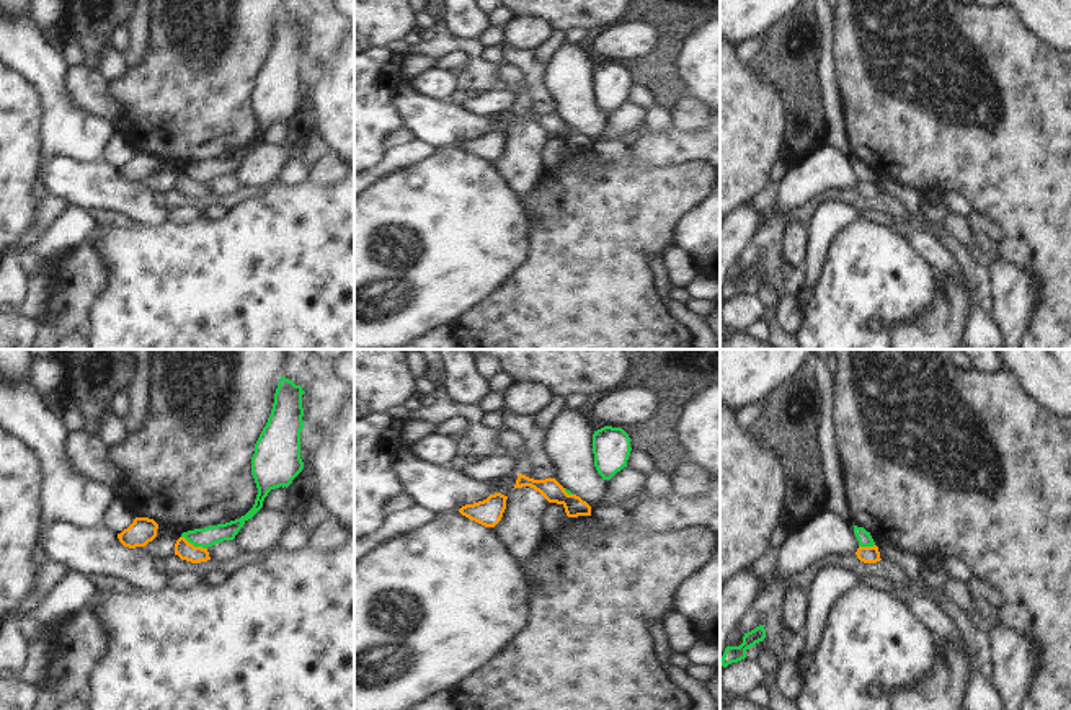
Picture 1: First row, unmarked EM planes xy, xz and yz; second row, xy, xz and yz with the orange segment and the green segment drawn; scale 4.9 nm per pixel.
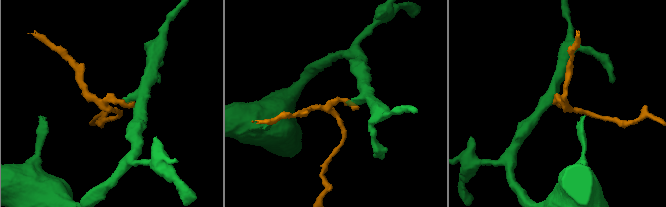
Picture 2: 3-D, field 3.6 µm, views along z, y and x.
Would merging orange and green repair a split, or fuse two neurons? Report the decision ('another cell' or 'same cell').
another cell

